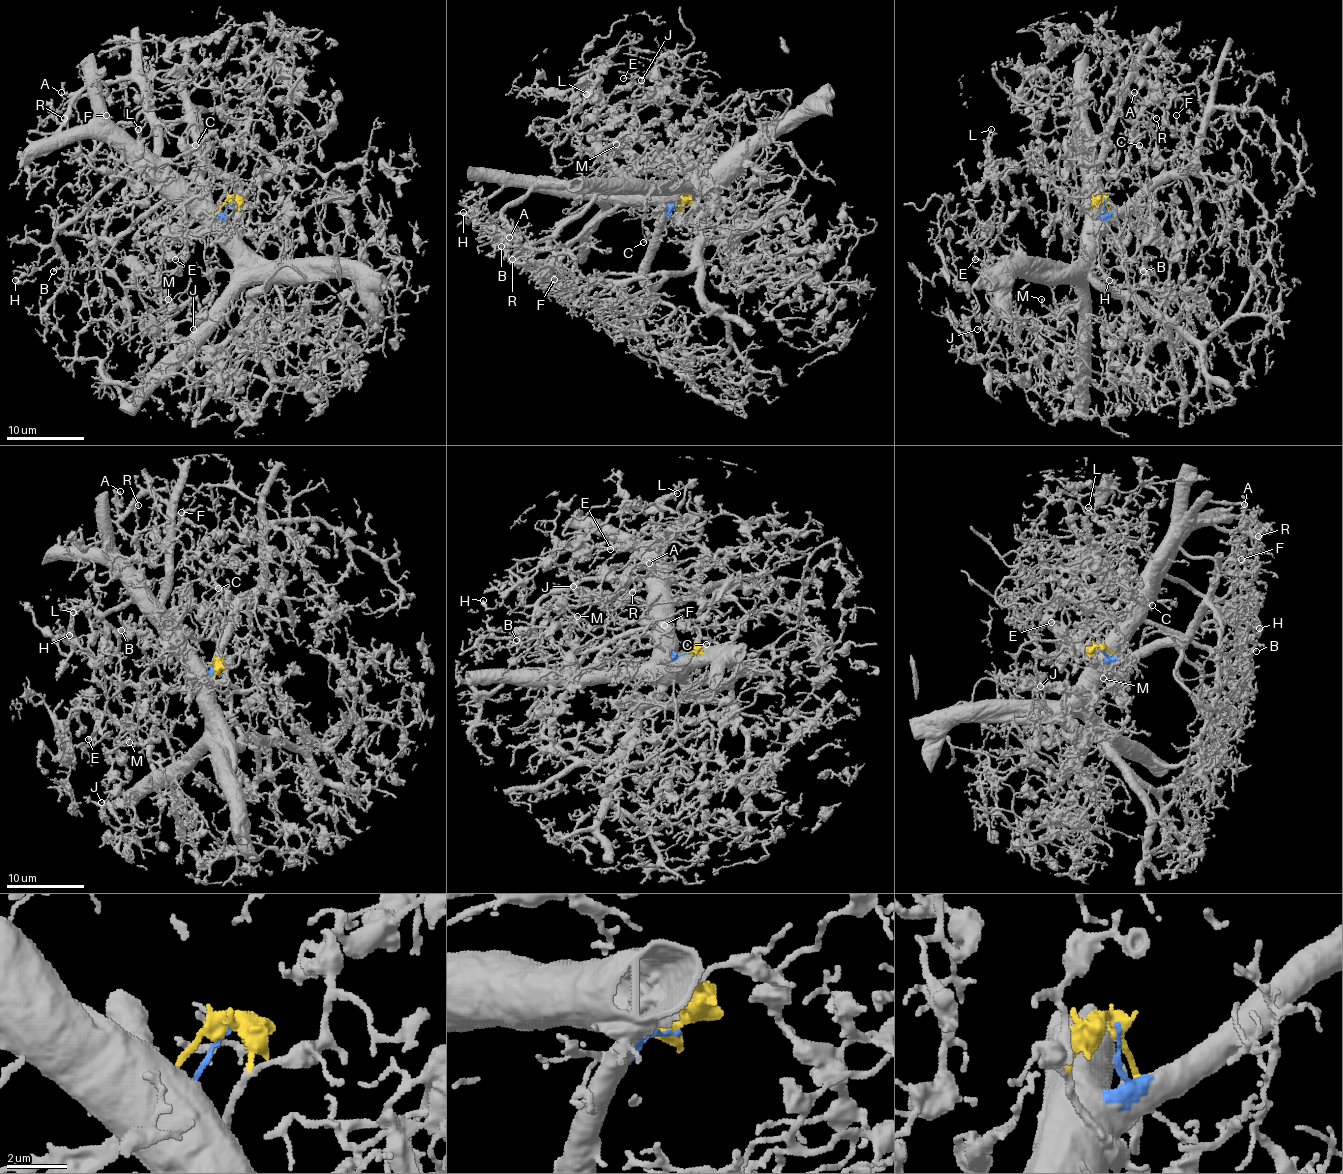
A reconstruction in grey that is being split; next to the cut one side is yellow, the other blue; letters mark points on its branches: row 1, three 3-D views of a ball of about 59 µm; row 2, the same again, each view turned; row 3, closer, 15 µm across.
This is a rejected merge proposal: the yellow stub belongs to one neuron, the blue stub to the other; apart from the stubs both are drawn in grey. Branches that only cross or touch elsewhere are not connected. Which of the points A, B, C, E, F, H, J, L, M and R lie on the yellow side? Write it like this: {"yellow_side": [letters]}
{"yellow_side": ["C", "E", "J", "L", "M"]}

